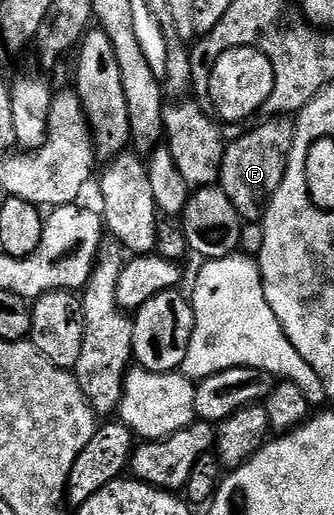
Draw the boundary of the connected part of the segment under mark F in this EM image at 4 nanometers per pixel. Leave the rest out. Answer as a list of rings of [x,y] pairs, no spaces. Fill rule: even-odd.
[[[277,119],[281,120],[269,120],[266,124],[251,129],[246,136],[239,137],[234,144],[232,141],[221,165],[220,187],[225,189],[227,198],[231,198],[235,210],[239,210],[242,221],[245,222],[260,221],[264,217],[269,201],[281,189],[285,168],[291,163],[292,156],[289,155],[297,140],[297,128],[289,121],[292,119]]]

